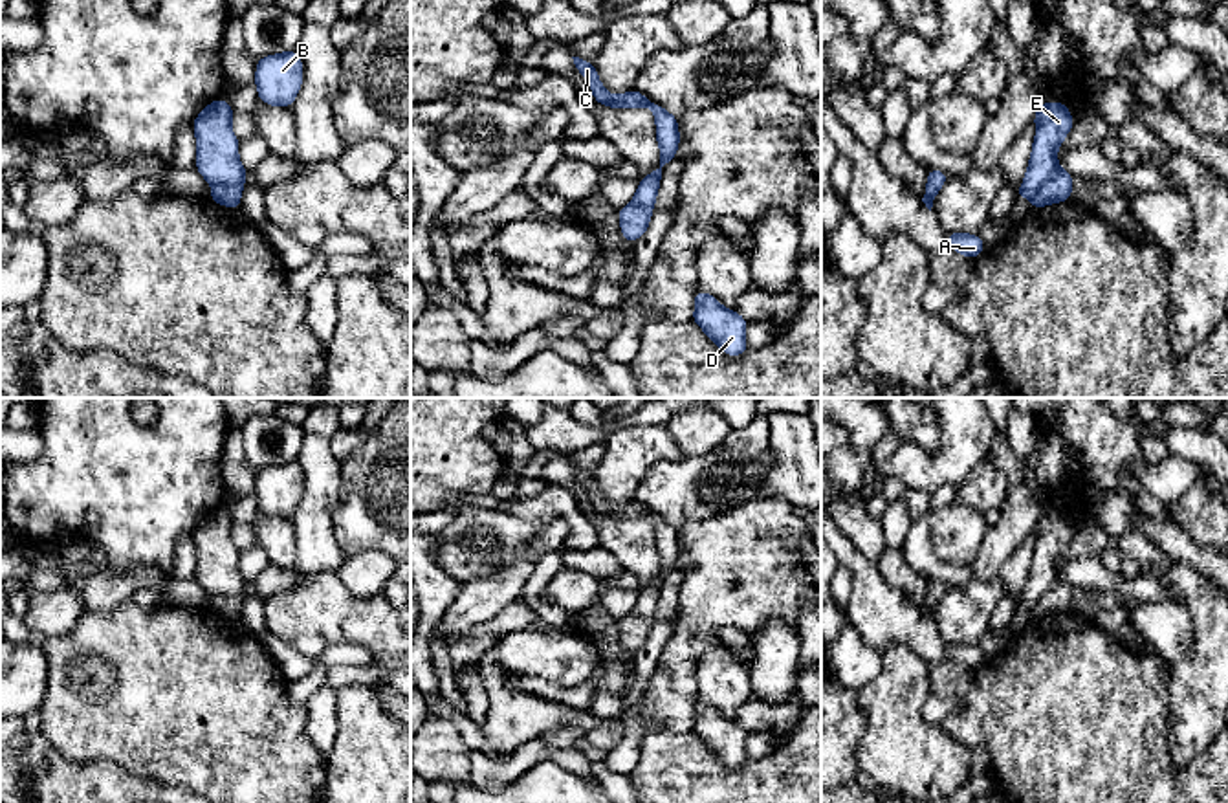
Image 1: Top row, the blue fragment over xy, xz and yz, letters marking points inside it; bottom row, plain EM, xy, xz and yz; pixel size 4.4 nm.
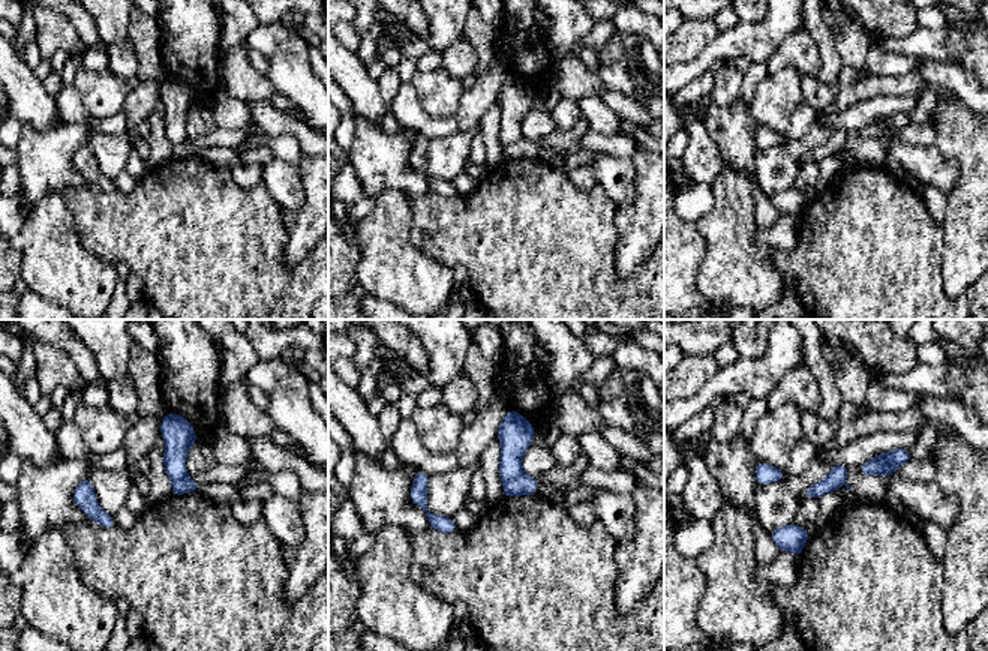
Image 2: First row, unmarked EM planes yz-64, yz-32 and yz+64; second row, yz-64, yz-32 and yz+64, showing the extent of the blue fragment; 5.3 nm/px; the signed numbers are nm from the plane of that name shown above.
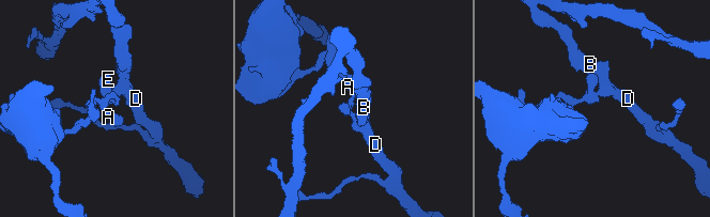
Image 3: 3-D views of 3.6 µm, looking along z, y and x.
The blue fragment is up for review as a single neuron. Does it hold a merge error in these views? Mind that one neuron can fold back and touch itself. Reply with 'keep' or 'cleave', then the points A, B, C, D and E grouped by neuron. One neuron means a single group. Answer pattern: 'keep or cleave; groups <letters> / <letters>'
cleave; groups A C E / B D

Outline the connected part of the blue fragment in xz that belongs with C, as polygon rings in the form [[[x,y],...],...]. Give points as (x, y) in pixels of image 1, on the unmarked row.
[[[572,468],[577,482],[588,491],[594,510],[609,519],[640,519],[647,517],[654,524],[656,532],[656,552],[660,556],[660,576],[654,583],[640,590],[638,601],[632,609],[632,614],[643,618],[654,618],[658,598],[662,592],[663,578],[674,570],[676,559],[680,556],[678,532],[663,517],[652,513],[643,504],[629,500],[623,506],[610,506],[601,495],[594,473]]]

